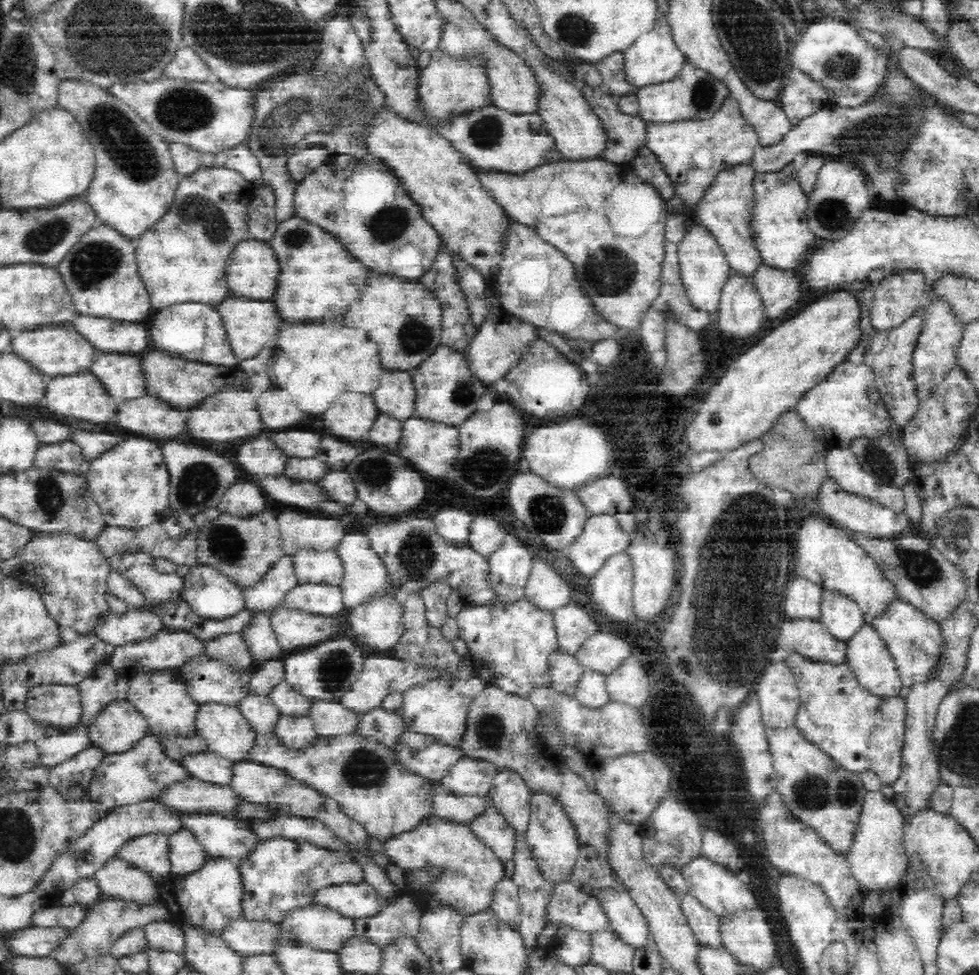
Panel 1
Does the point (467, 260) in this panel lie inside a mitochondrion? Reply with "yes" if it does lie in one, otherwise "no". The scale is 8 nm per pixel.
no

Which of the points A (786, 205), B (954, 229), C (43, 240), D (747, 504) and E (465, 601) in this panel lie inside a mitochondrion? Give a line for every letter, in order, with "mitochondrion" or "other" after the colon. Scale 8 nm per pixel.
A: other
B: other
C: mitochondrion
D: mitochondrion
E: other

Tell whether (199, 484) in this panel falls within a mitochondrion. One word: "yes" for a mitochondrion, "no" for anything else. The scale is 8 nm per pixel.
yes

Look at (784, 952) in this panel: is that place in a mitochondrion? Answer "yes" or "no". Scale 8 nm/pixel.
yes

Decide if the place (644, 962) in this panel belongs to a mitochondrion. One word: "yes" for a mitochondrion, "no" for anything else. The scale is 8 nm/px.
no

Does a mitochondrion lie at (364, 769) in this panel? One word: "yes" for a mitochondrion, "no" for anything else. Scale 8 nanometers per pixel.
yes

